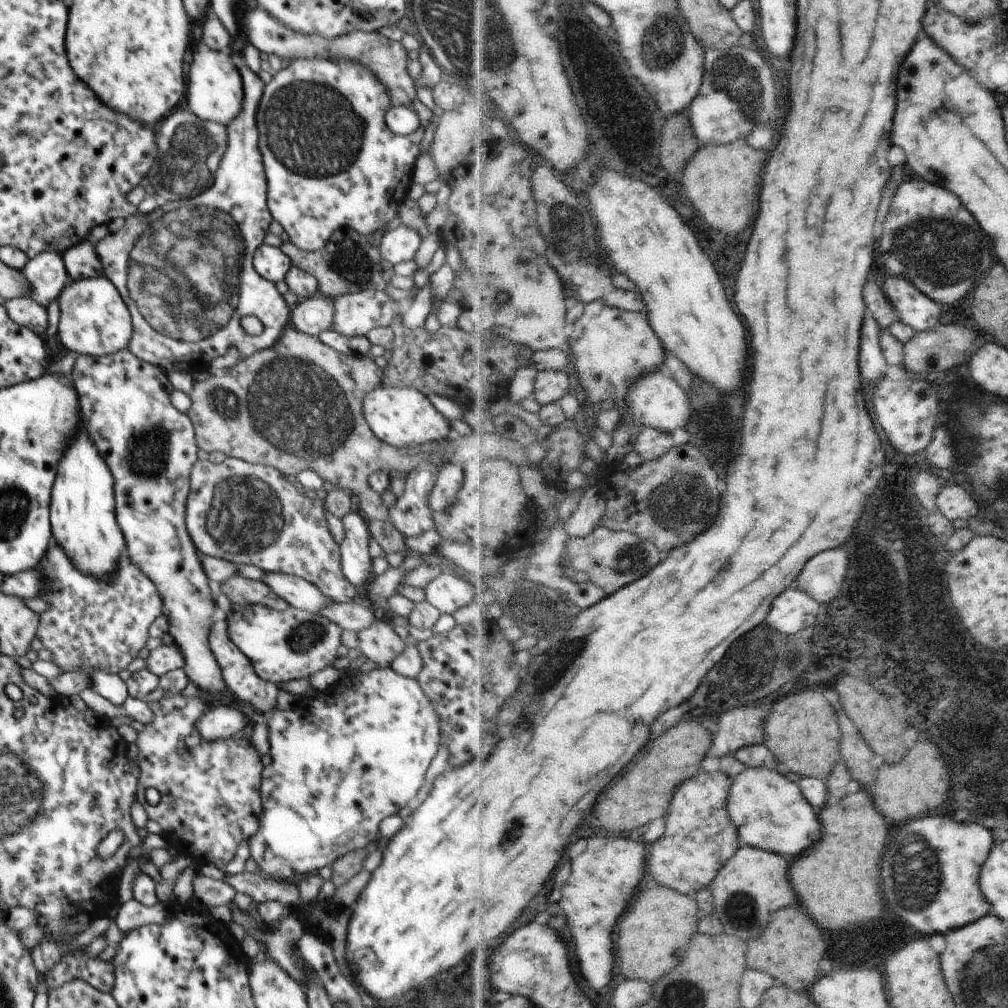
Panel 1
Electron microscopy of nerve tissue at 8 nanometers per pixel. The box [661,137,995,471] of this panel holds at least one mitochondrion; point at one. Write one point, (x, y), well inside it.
(936, 262)

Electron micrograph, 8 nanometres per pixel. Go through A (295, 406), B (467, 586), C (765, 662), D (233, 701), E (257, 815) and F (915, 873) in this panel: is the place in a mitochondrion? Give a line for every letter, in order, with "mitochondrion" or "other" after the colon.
A: mitochondrion
B: other
C: mitochondrion
D: other
E: other
F: mitochondrion

